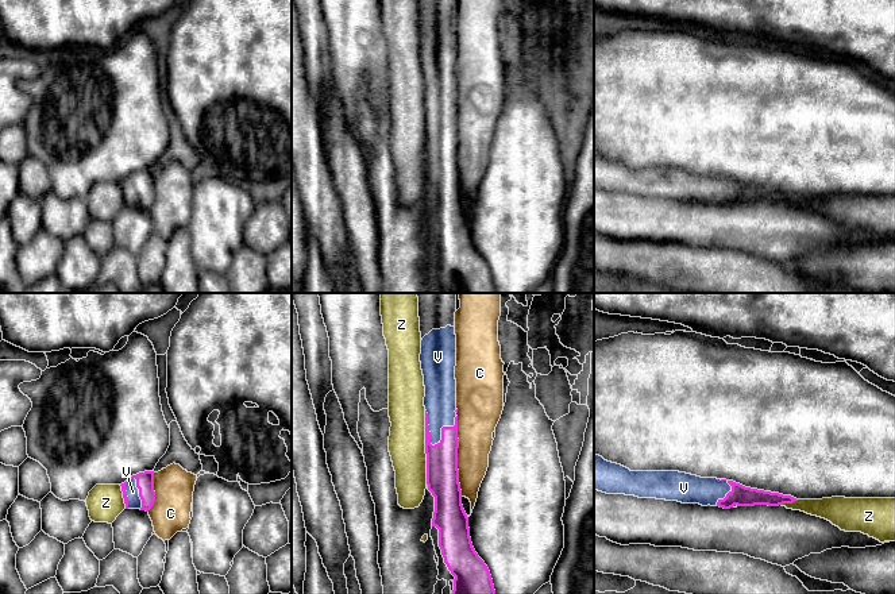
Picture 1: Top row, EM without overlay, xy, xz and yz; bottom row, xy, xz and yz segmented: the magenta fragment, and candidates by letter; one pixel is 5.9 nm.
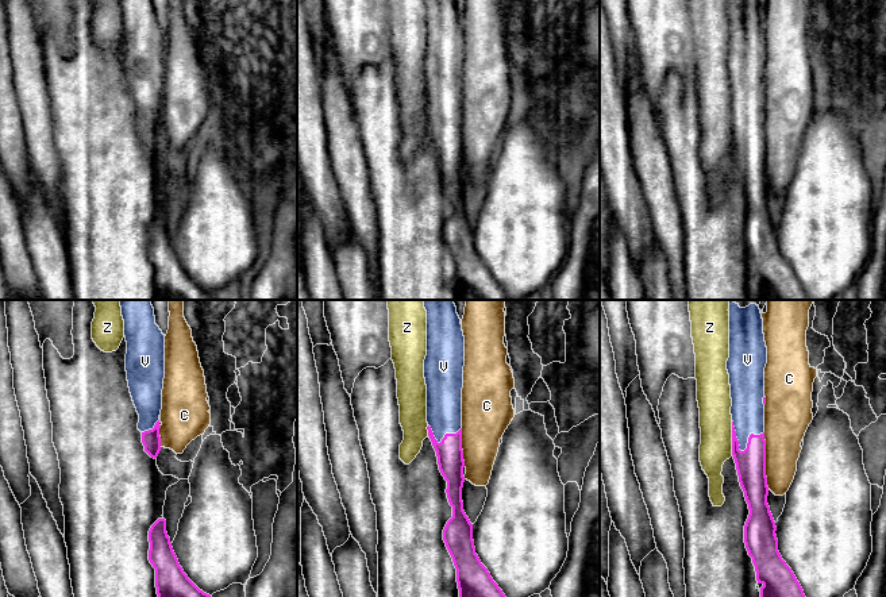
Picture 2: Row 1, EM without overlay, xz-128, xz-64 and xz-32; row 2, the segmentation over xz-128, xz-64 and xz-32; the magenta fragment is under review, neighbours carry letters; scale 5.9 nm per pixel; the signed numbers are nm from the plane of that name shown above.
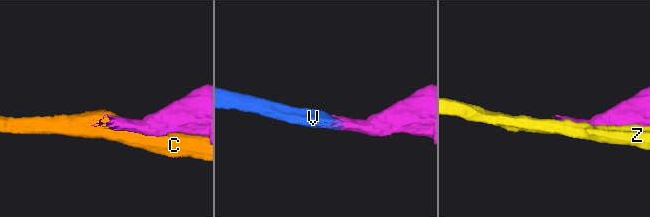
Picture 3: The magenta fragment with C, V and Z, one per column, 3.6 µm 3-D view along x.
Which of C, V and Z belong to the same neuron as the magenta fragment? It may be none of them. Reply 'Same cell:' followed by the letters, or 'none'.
Same cell: V

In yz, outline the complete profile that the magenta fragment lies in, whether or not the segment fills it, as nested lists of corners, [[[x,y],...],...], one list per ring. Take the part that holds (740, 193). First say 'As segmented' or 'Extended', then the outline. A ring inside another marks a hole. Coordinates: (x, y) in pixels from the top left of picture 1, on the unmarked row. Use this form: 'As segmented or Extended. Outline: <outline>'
Extended. Outline: [[[594,153],[594,188],[724,207],[734,202],[779,204],[798,198],[791,193],[751,186],[726,177],[701,176],[679,169],[630,169],[599,153]]]

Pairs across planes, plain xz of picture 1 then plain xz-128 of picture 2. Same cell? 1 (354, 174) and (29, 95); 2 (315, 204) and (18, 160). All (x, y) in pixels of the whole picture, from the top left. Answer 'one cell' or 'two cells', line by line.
1: one cell
2: one cell

